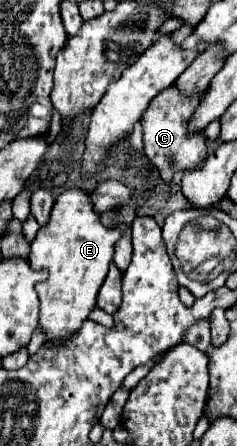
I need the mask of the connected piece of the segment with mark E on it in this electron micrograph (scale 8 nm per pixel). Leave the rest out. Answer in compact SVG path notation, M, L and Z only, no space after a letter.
M70 189L58 197L58 201L52 207L50 221L46 227L42 227L36 235L36 239L30 245L30 267L34 271L48 271L48 279L44 283L36 285L38 297L40 297L40 325L38 329L44 333L44 345L62 345L70 337L78 333L82 327L82 321L88 319L96 305L96 293L102 287L102 281L106 279L108 265L112 263L114 255L114 243L118 241L122 233L118 229L108 229L100 223L98 213L90 205L90 195L80 189Z

